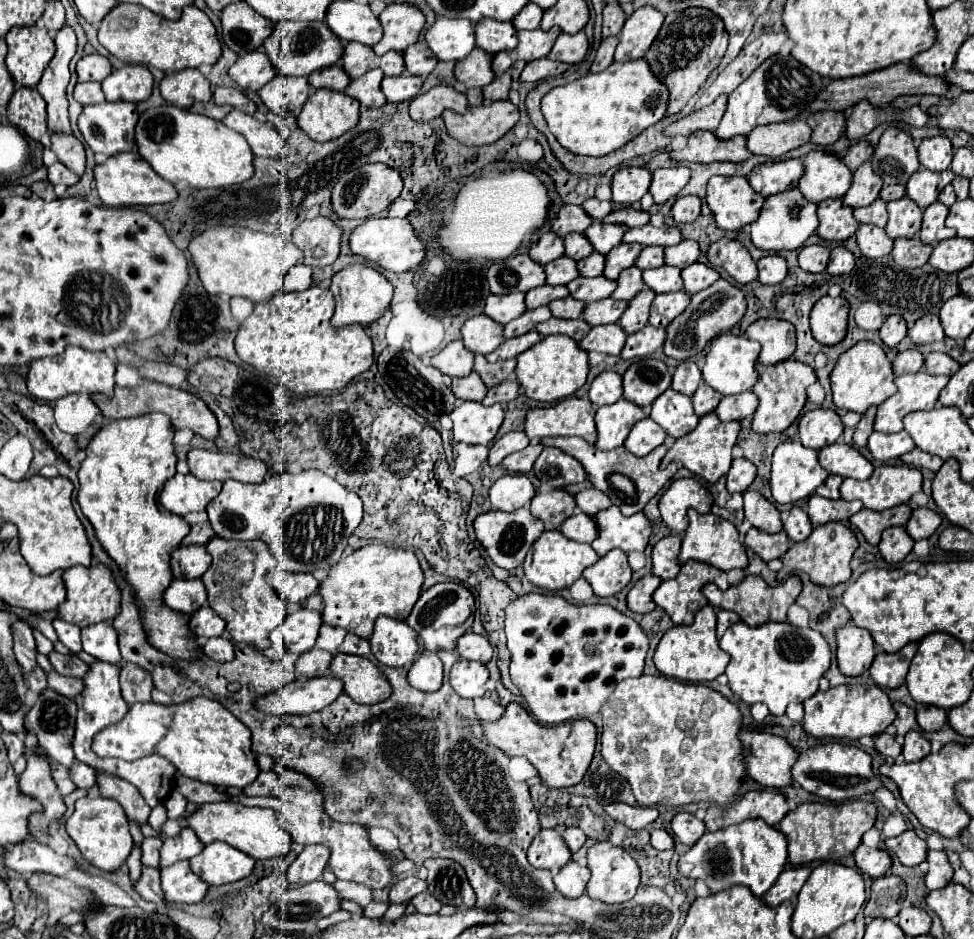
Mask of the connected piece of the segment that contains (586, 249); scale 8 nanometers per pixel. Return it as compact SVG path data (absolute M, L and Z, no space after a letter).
M570 234L568 238L564 238L564 248L564 254L572 260L582 260L594 252L588 238L584 238L582 234Z

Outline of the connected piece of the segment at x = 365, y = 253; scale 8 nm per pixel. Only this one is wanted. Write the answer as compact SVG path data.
M370 218L350 234L350 250L370 262L380 264L390 272L406 272L416 268L424 260L424 244L414 234L414 228L406 218Z

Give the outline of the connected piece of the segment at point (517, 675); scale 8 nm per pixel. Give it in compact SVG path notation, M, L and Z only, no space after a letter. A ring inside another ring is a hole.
M536 594L518 596L506 608L506 638L512 654L510 678L530 706L540 724L562 724L566 720L588 718L604 706L614 686L626 678L642 674L648 652L648 636L640 626L608 604L570 604L562 596Z

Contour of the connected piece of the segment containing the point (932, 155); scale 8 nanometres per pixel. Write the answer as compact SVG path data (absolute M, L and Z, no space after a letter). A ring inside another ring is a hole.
M946 136L926 138L918 146L918 158L920 158L922 168L934 170L934 172L950 168L952 156L948 156L948 152L954 152L954 150L952 150L952 144L950 144L950 140Z

